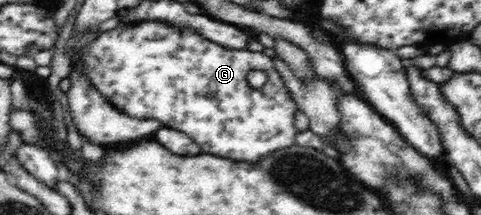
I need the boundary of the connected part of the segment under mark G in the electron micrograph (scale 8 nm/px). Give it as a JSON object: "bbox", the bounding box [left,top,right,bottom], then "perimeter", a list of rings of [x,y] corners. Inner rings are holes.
{"bbox":[72,21,296,162],"perimeter":[[[146,21],[122,23],[111,31],[97,32],[94,40],[78,48],[72,56],[73,60],[85,62],[83,66],[89,81],[122,114],[138,120],[160,120],[164,126],[188,134],[202,148],[202,152],[256,162],[274,150],[296,144],[296,103],[284,79],[276,71],[274,61],[263,52],[229,50],[206,40],[194,29],[172,27],[162,21]],[[250,70],[262,70],[267,74],[267,81],[262,87],[255,89],[248,85],[246,75]]]}

